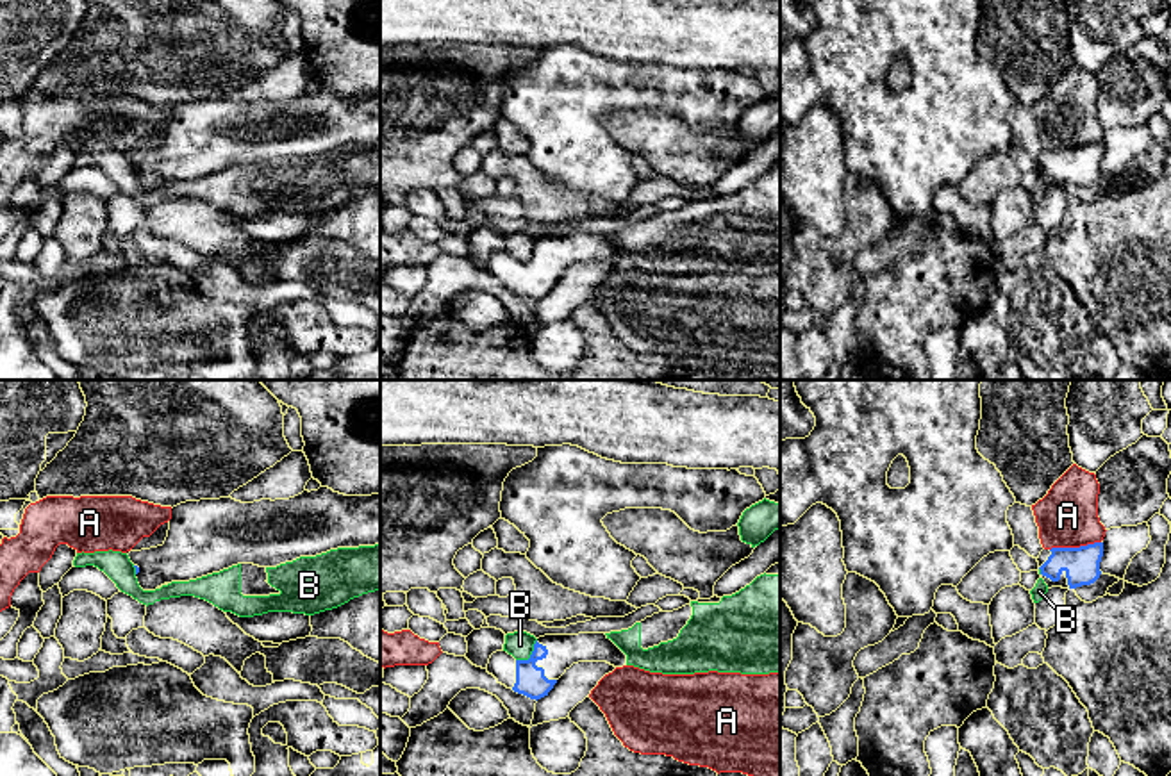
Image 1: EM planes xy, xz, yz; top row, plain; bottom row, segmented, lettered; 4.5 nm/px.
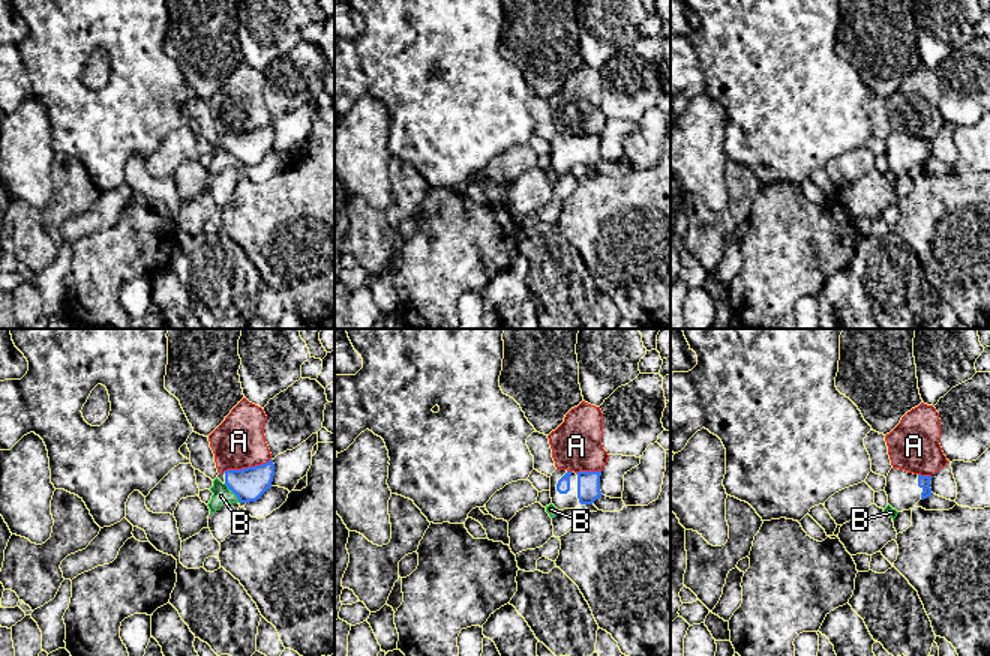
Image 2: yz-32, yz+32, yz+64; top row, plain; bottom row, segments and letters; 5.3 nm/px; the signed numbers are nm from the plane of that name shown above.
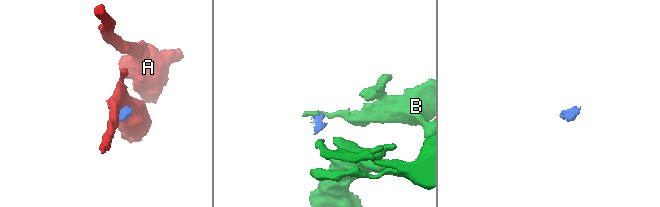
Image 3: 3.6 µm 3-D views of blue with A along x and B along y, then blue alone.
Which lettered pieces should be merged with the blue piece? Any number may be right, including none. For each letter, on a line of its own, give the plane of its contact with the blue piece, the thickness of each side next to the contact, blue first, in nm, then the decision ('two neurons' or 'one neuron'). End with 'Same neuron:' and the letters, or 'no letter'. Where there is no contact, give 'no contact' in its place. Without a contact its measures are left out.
A: meets blue in yz; 160 nm thick on the blue side, 280 nm on the other; two neurons
B: meets blue in xz; 140 nm thick on the blue side, 120 nm on the other; two neurons
Same neuron: no letter

